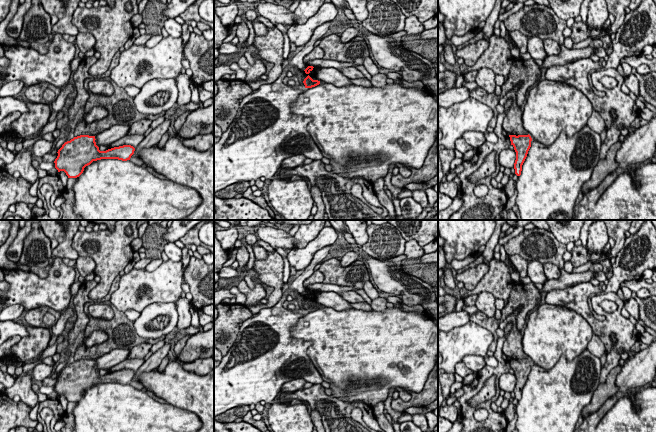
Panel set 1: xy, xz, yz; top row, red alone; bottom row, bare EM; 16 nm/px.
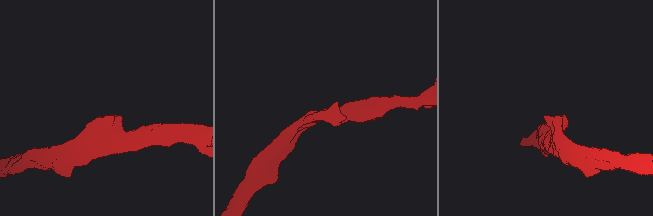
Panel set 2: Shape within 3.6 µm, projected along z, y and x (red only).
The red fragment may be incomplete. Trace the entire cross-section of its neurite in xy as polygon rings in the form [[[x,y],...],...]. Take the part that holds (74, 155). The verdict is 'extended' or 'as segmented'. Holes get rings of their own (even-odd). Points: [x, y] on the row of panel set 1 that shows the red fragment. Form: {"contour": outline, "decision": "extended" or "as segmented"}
{"contour": [[[80,135],[65,142],[58,150],[58,156],[54,161],[58,172],[64,171],[68,178],[77,178],[83,173],[84,168],[93,161],[101,159],[127,161],[135,151],[131,145],[100,151],[95,140],[95,136]]], "decision": "as segmented"}

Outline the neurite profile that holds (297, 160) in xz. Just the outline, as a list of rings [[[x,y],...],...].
[[[295,155],[289,158],[286,158],[281,163],[281,169],[283,168],[294,168],[304,164],[306,157],[303,155]]]

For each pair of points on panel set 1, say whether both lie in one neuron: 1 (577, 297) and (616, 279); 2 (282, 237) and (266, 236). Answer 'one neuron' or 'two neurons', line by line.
1: two neurons
2: one neuron

